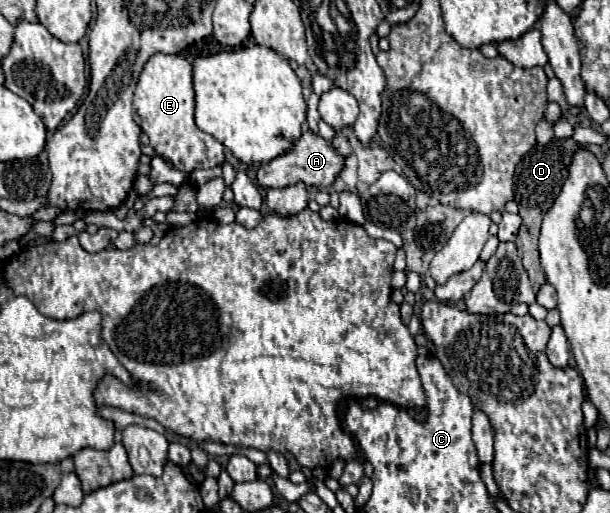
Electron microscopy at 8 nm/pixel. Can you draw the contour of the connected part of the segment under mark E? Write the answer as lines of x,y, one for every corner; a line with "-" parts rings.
155,54
145,64
135,96
133,108
139,116
139,126
149,136
149,146
173,164
175,170
191,174
197,168
213,168
223,164
223,144
195,126
195,92
193,92
193,66
183,56

